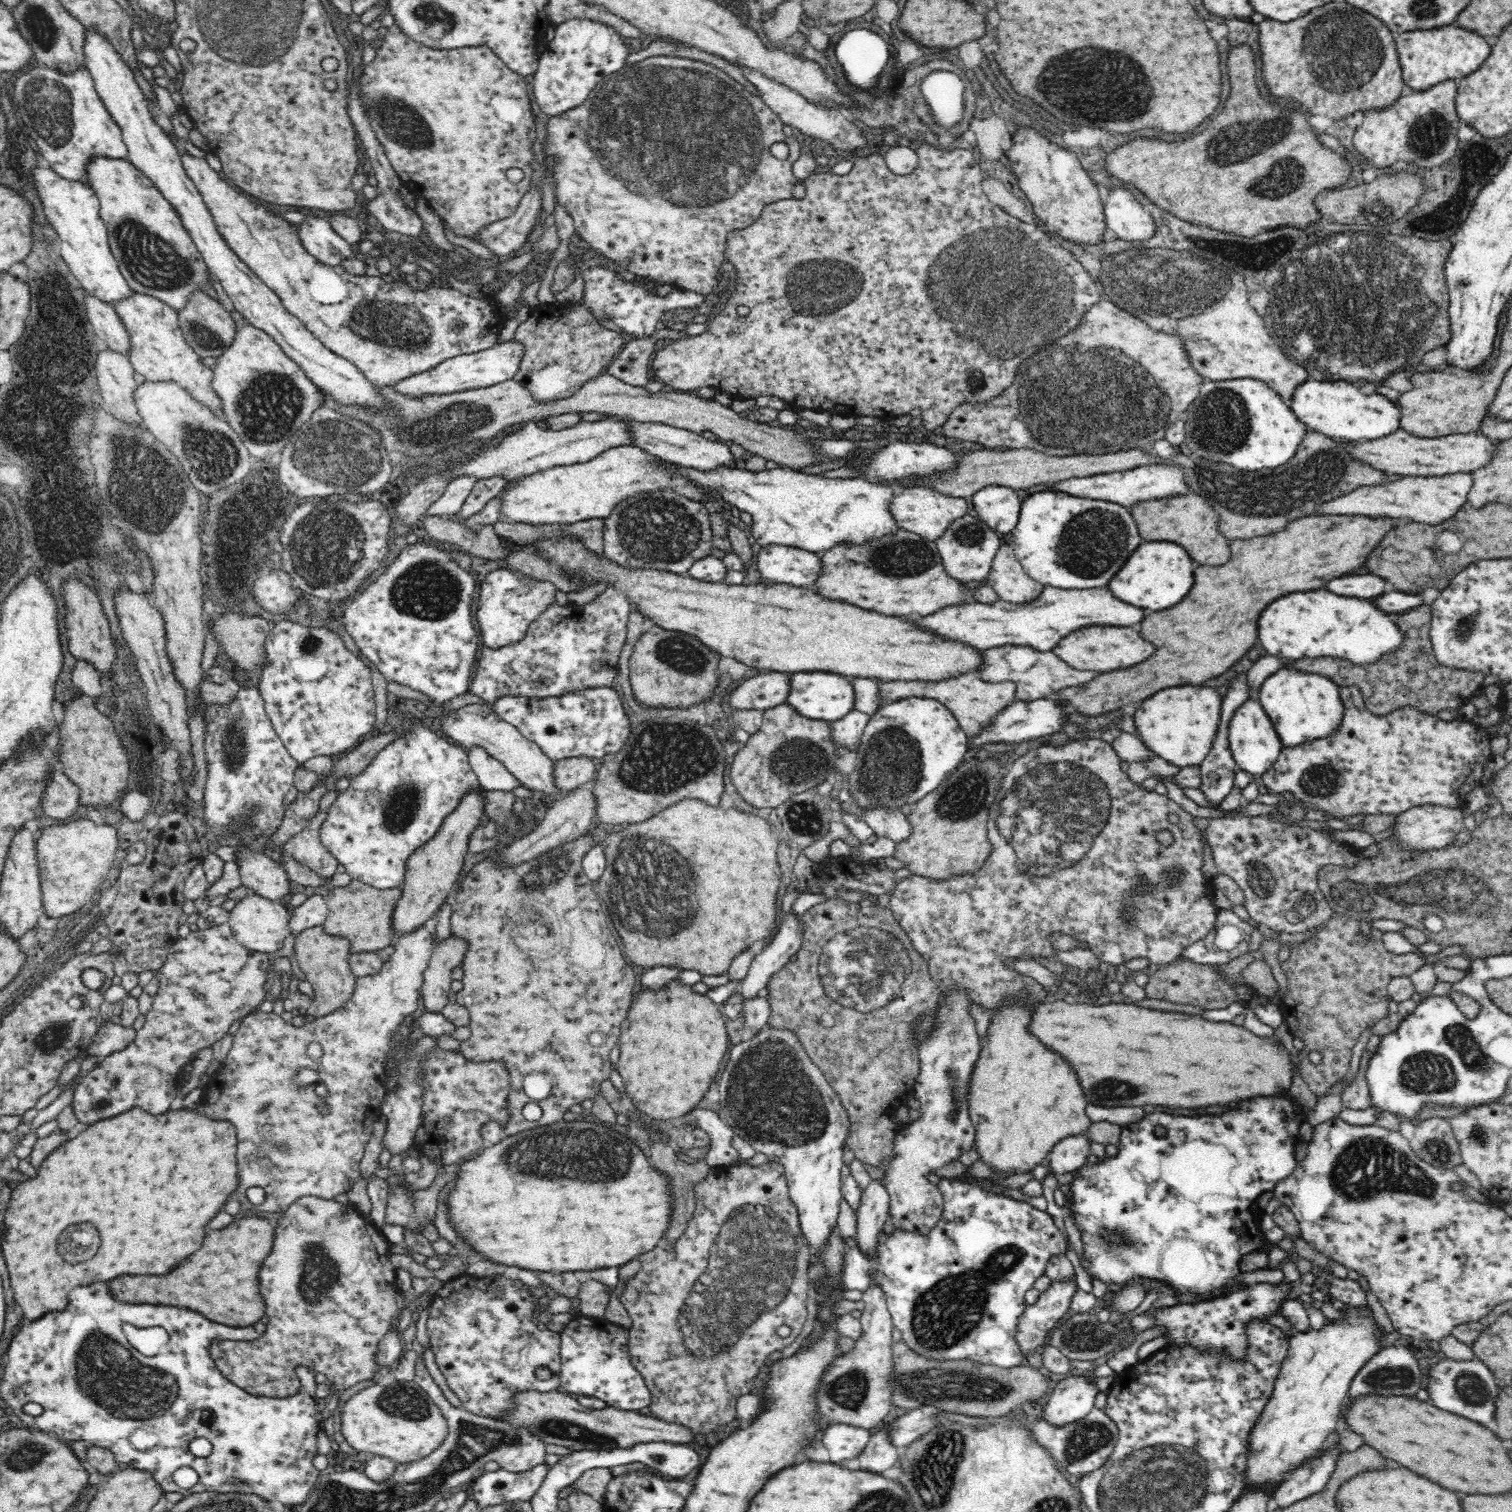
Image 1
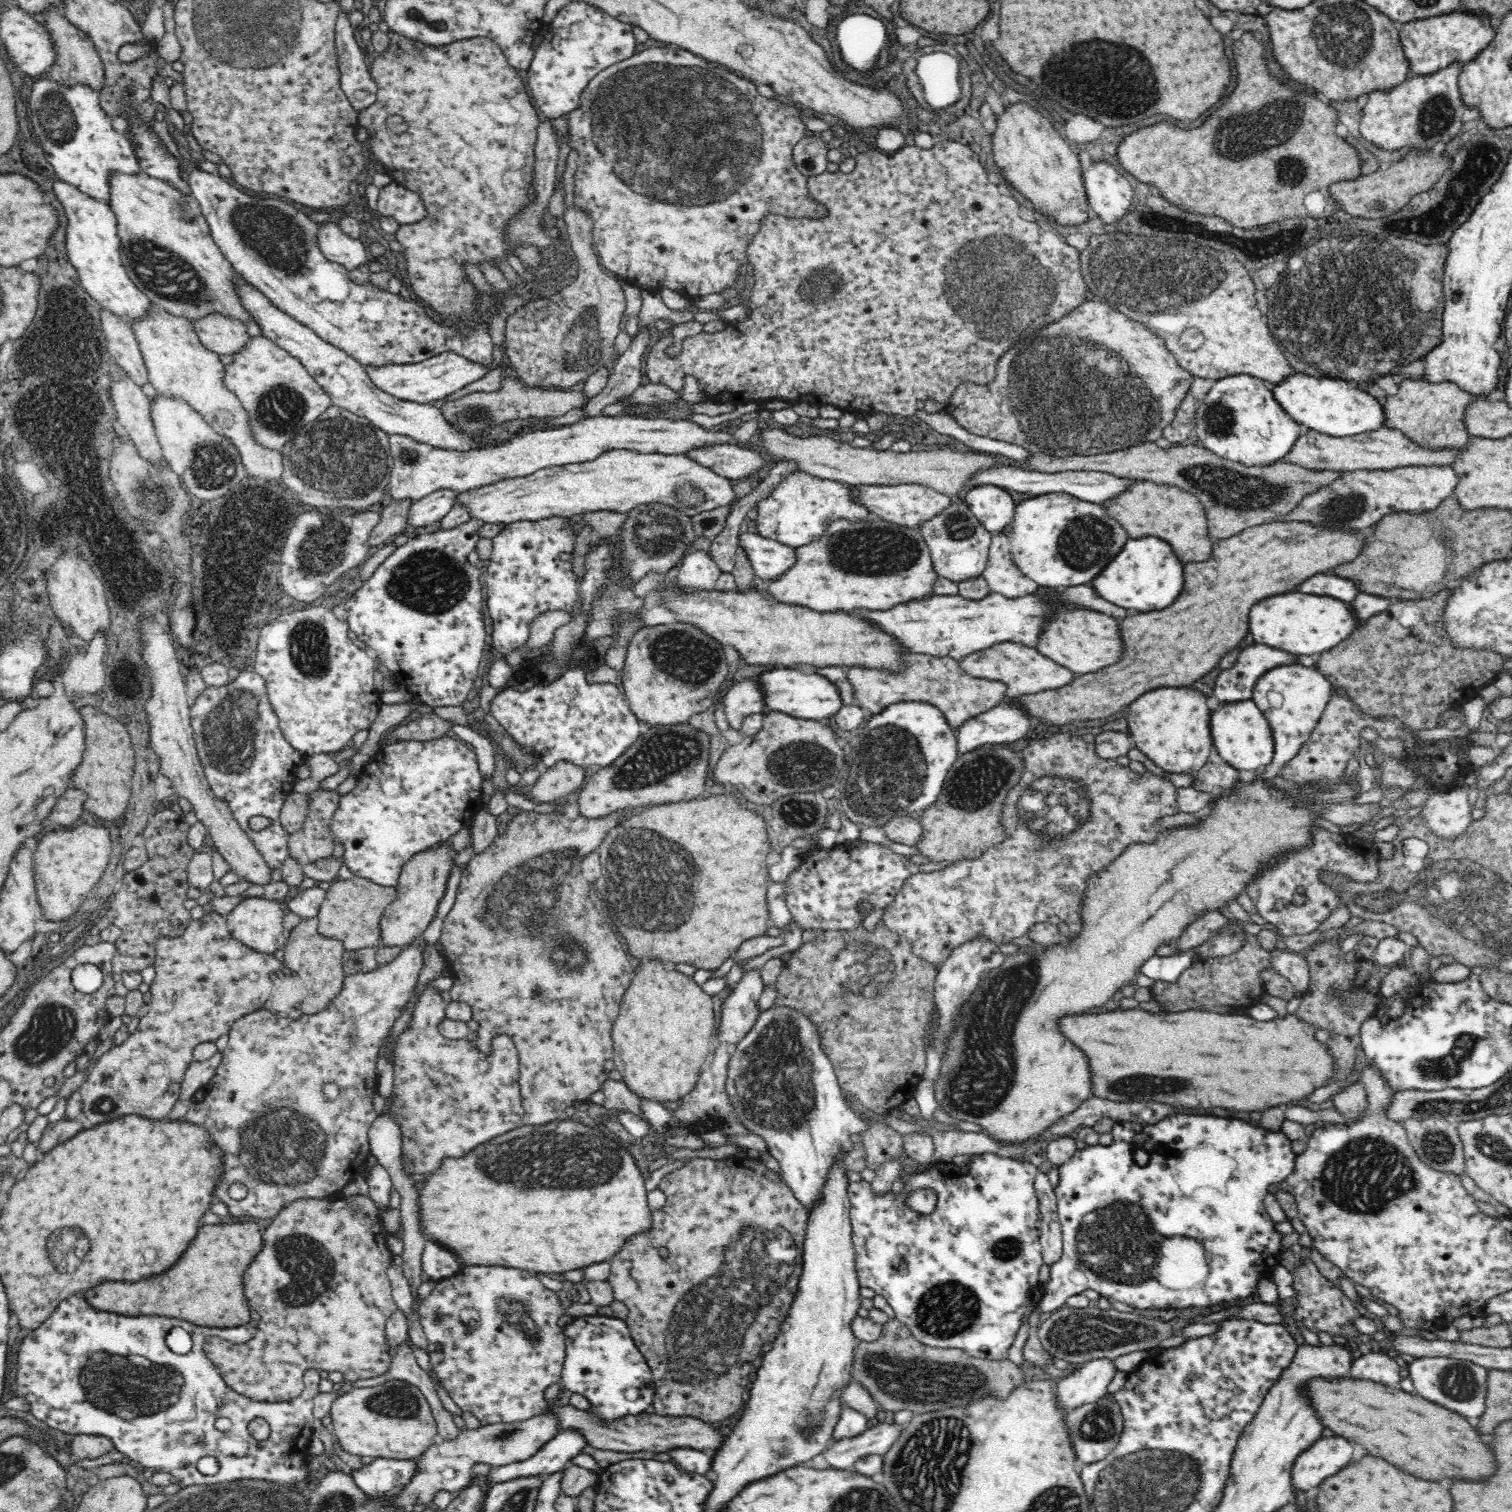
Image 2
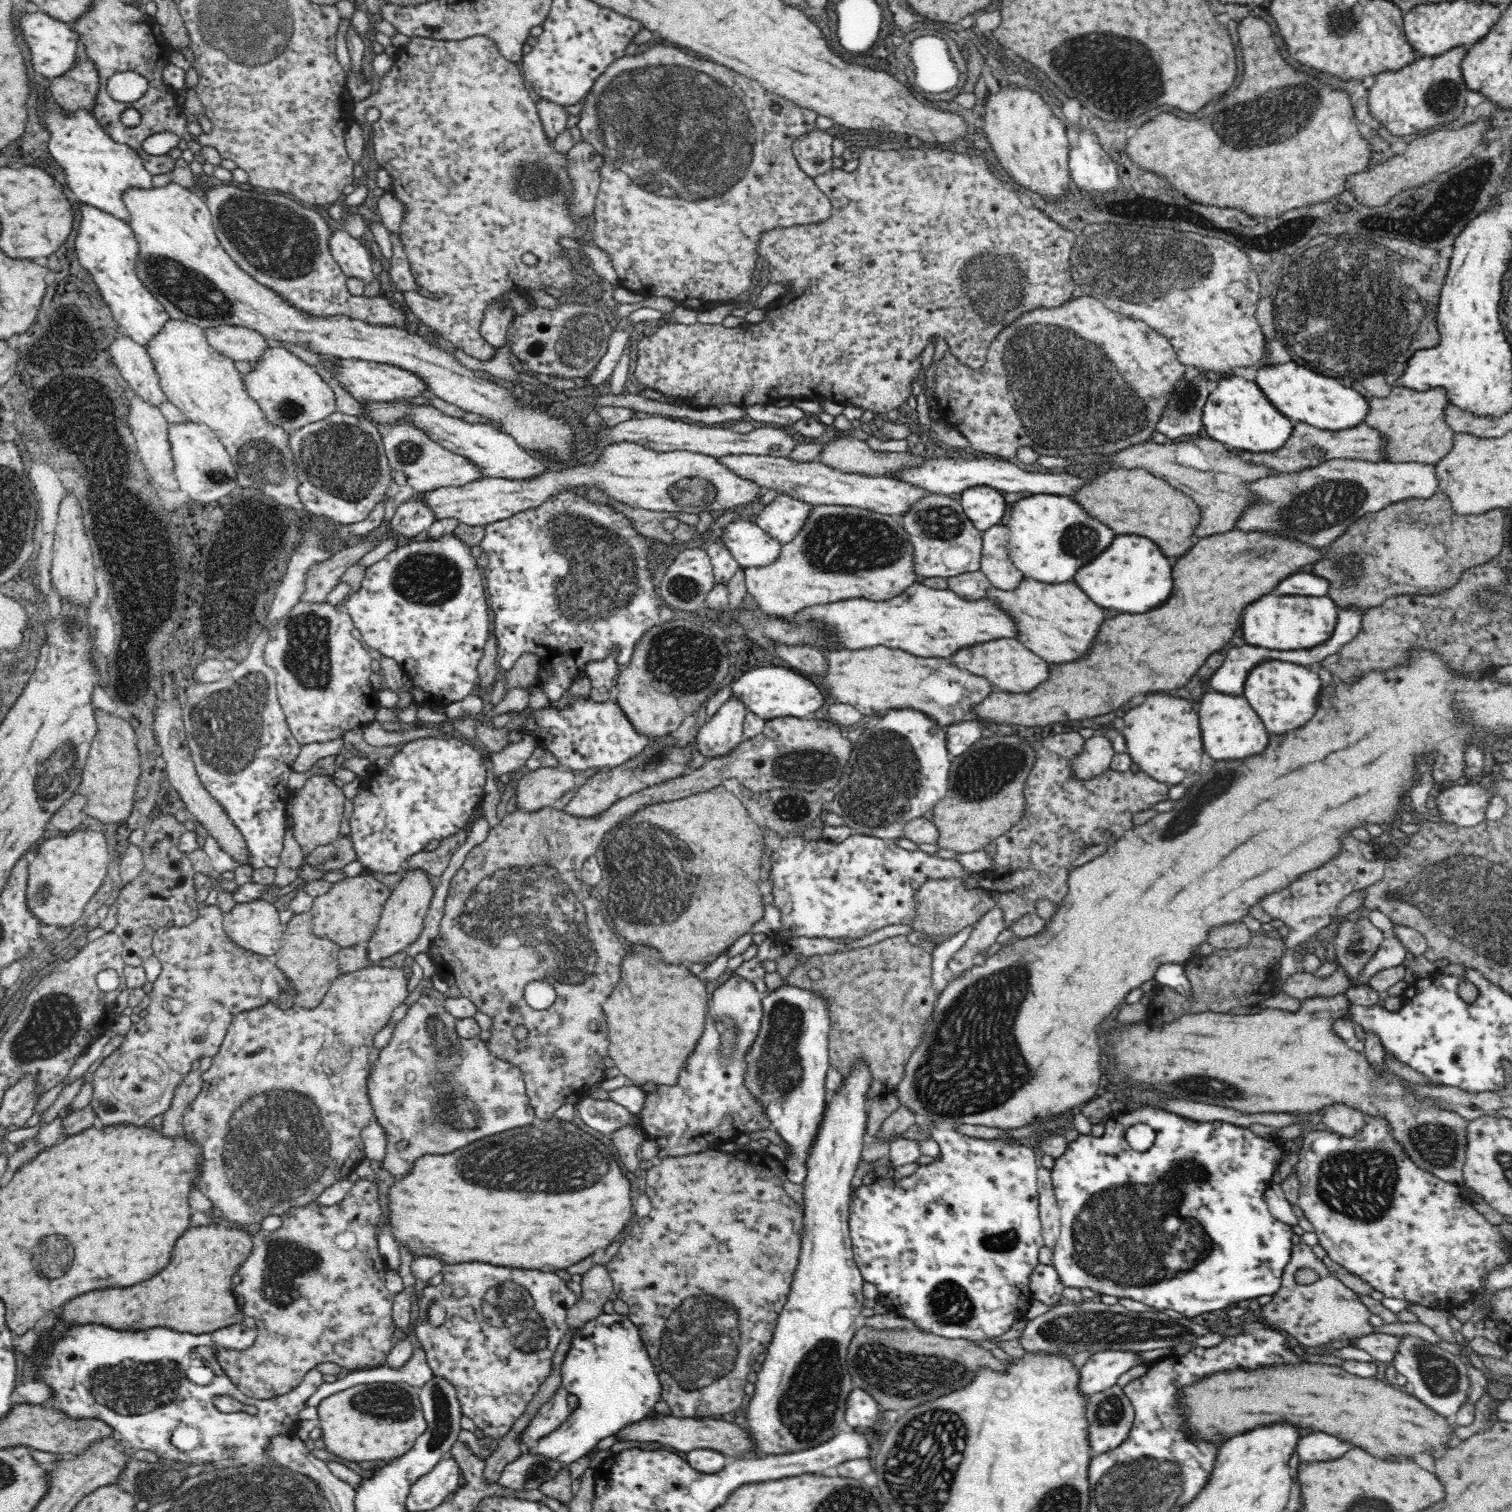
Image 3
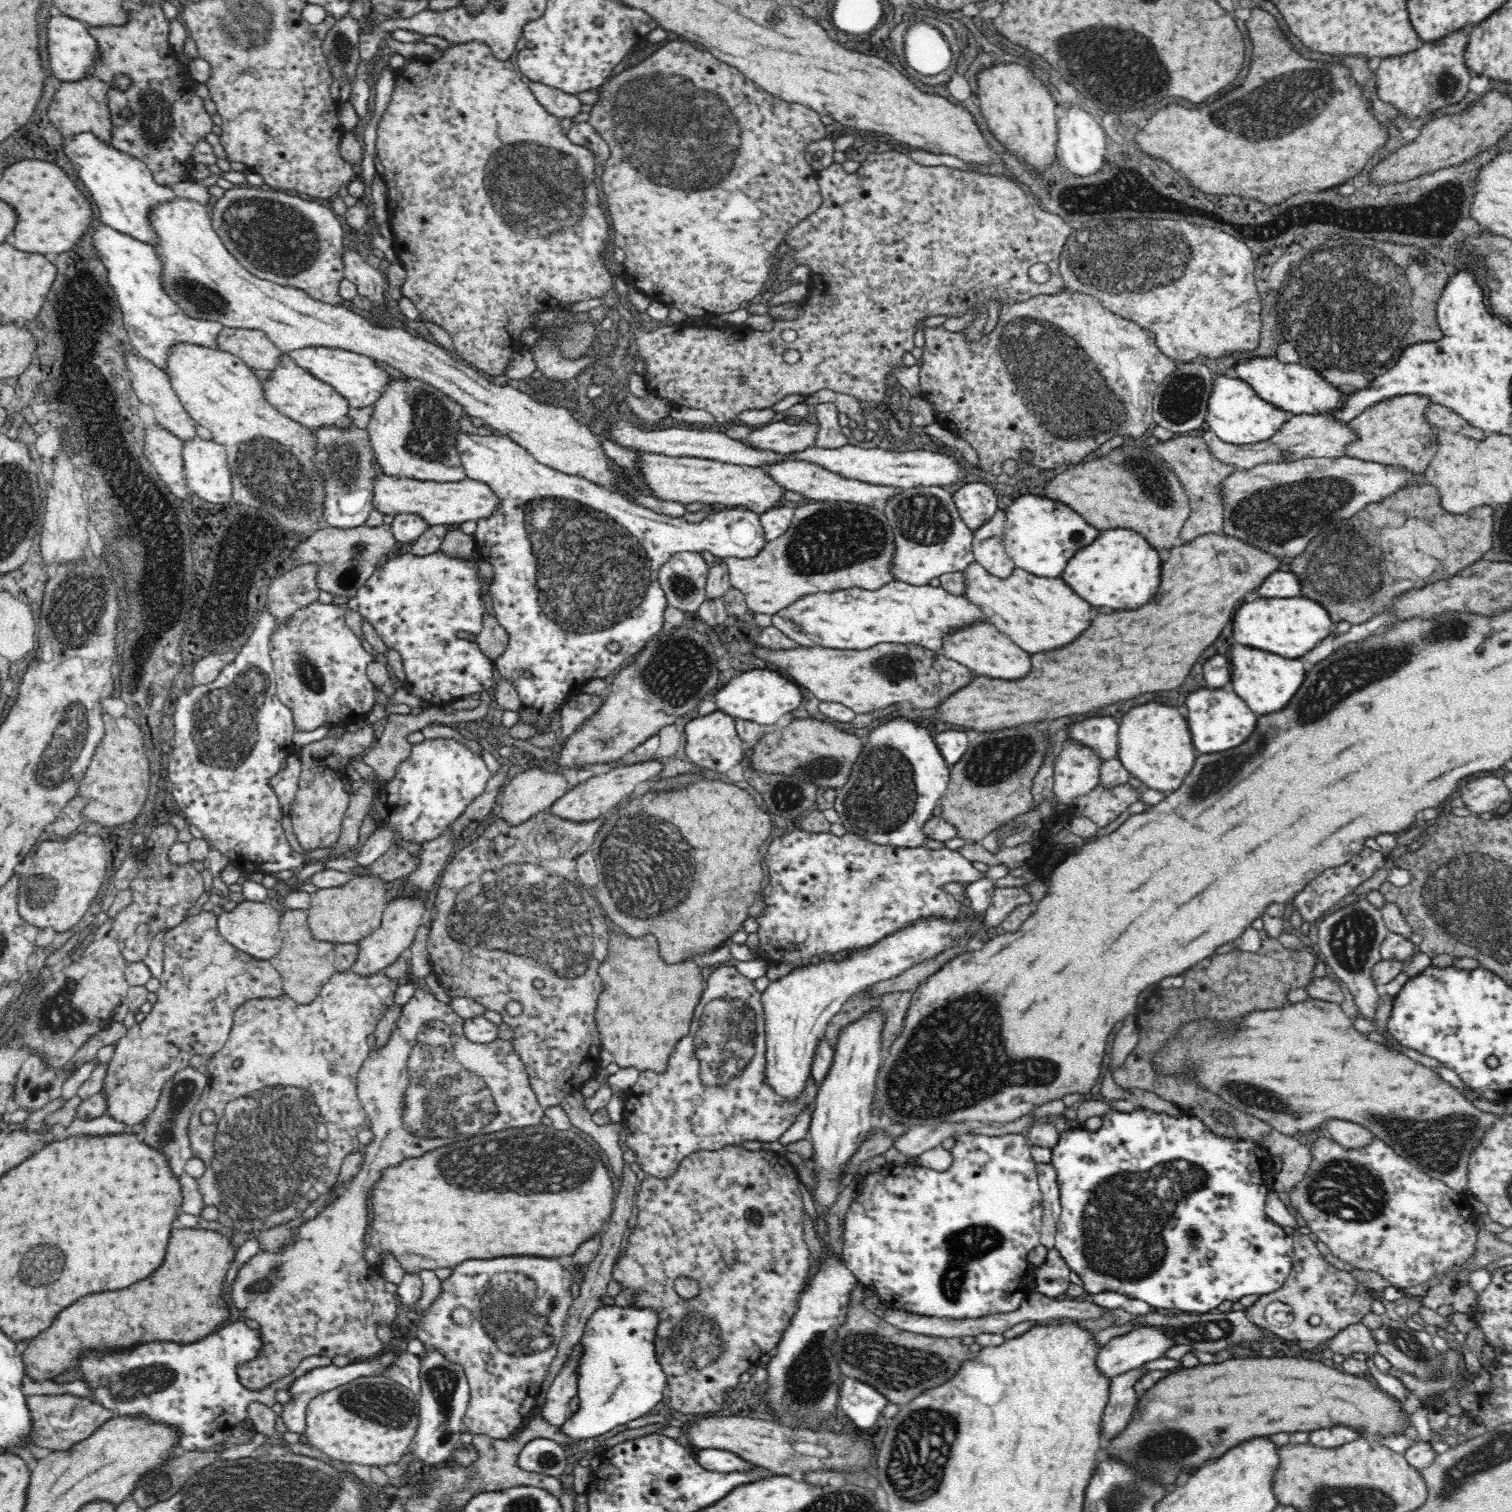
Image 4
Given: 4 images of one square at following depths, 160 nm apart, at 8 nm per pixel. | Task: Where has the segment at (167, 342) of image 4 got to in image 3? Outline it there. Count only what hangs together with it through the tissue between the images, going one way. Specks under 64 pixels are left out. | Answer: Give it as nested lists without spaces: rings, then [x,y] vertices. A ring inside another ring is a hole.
[[[78,204],[81,212],[78,232],[75,240],[75,251],[83,268],[94,274],[94,282],[106,305],[110,307],[114,319],[120,326],[120,332],[127,335],[136,344],[149,348],[157,334],[169,323],[170,313],[161,301],[150,292],[149,288],[138,277],[138,258],[140,247],[136,233],[130,225],[84,204]]]

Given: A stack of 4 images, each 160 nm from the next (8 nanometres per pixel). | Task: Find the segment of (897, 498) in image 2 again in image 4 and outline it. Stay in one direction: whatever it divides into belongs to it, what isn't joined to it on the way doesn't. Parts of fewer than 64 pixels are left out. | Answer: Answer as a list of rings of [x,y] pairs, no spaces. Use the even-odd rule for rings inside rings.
[[[786,460],[774,466],[762,466],[782,484],[786,490],[794,491],[805,496],[806,501],[848,501],[867,506],[873,506],[875,502],[885,502],[895,493],[895,487],[890,486],[874,486],[857,480],[843,479],[841,476],[828,472],[825,468],[820,468],[809,462],[798,462],[797,460]]]

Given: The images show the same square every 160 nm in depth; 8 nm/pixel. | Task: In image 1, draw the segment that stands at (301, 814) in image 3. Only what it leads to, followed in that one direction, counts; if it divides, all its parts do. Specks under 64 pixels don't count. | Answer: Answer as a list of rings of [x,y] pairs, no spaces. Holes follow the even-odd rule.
[[[317,812],[302,832],[291,836],[283,844],[283,853],[320,875],[332,877],[336,873],[338,862],[325,844],[322,844],[319,833],[326,816],[327,812]]]

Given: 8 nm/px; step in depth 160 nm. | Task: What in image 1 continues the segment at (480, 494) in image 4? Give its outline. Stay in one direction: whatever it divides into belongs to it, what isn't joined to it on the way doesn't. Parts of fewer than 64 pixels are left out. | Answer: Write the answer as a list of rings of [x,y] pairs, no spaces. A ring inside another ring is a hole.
[[[635,444],[634,446],[622,446],[606,450],[584,464],[552,467],[519,479],[513,485],[506,484],[498,496],[499,514],[503,520],[514,523],[531,525],[555,525],[558,523],[567,525],[591,518],[606,519],[607,516],[614,512],[618,504],[624,502],[624,500],[628,500],[637,494],[650,494],[650,492],[662,491],[673,492],[678,496],[683,496],[692,502],[700,504],[710,504],[716,498],[713,489],[690,479],[684,472],[681,472],[681,466],[650,454],[650,452],[644,451],[644,449]]]

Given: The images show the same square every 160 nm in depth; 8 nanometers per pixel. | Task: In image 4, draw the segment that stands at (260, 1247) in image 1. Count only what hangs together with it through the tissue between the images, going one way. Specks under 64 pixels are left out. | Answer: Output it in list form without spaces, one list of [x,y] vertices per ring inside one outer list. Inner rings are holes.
[[[202,1228],[172,1230],[172,1234],[168,1238],[164,1262],[154,1274],[150,1274],[148,1278],[144,1278],[128,1288],[86,1296],[86,1298],[74,1302],[72,1306],[68,1306],[66,1310],[62,1310],[58,1314],[58,1318],[46,1332],[30,1339],[26,1350],[22,1353],[26,1375],[34,1383],[51,1383],[54,1382],[54,1378],[80,1366],[81,1362],[78,1360],[84,1359],[80,1358],[80,1352],[90,1352],[90,1354],[96,1352],[96,1356],[114,1354],[118,1350],[134,1348],[134,1346],[148,1344],[148,1342],[173,1342],[186,1346],[186,1344],[194,1344],[210,1335],[229,1316],[226,1306],[220,1300],[220,1286],[222,1286],[226,1270],[236,1254],[236,1250],[232,1246],[230,1239],[216,1231]]]

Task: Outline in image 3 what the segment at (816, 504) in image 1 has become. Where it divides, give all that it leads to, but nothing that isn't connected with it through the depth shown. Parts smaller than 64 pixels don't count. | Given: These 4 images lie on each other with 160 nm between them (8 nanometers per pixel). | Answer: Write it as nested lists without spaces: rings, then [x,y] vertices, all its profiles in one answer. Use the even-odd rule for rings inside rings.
[[[782,493],[757,511],[756,524],[779,543],[790,542],[811,508],[810,504]]]

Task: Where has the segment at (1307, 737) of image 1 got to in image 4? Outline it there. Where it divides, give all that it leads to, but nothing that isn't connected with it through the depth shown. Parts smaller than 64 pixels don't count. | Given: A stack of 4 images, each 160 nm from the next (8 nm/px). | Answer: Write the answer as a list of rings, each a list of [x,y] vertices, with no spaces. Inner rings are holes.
[[[1232,644],[1228,648],[1228,662],[1230,662],[1232,690],[1248,704],[1248,708],[1252,708],[1254,712],[1260,712],[1260,714],[1266,714],[1266,712],[1286,706],[1288,700],[1298,690],[1302,676],[1304,676],[1304,668],[1298,660],[1286,660],[1282,656],[1246,648],[1242,644]]]

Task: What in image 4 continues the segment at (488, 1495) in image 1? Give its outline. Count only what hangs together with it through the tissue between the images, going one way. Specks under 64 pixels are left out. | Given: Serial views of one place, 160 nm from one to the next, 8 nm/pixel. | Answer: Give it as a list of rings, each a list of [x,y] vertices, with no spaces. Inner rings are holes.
[[[650,1305],[598,1306],[590,1315],[580,1338],[585,1350],[578,1372],[579,1408],[560,1426],[580,1453],[597,1436],[640,1418],[663,1400],[667,1376],[657,1355],[660,1323],[660,1313]]]

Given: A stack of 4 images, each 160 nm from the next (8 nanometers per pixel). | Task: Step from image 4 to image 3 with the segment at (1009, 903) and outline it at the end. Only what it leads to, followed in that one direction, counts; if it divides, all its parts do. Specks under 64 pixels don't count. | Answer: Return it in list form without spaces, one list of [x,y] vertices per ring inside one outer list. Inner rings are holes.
[[[992,905],[977,920],[970,932],[966,944],[954,952],[948,960],[947,977],[954,979],[970,968],[974,963],[984,960],[989,947],[996,943],[996,938],[1006,929],[1004,909],[1000,905]]]

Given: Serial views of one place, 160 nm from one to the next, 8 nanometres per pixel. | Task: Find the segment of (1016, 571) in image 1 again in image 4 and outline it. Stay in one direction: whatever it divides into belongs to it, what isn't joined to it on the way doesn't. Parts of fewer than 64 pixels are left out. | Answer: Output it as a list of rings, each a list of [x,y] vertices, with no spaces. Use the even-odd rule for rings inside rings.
[[[997,510],[980,528],[973,531],[971,540],[975,561],[994,576],[1007,577],[1015,567],[1003,543],[1006,513]]]

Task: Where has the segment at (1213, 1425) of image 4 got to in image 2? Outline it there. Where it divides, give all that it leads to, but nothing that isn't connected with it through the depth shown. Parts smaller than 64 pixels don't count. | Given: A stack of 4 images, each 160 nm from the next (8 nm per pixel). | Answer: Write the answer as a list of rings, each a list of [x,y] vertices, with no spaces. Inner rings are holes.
[[[1313,1376],[1300,1392],[1324,1429],[1364,1446],[1372,1456],[1378,1456],[1412,1476],[1422,1476],[1426,1480],[1438,1480],[1438,1476],[1480,1478],[1492,1472],[1488,1448],[1478,1440],[1476,1430],[1464,1417],[1419,1394],[1416,1396],[1399,1387],[1350,1376]]]

